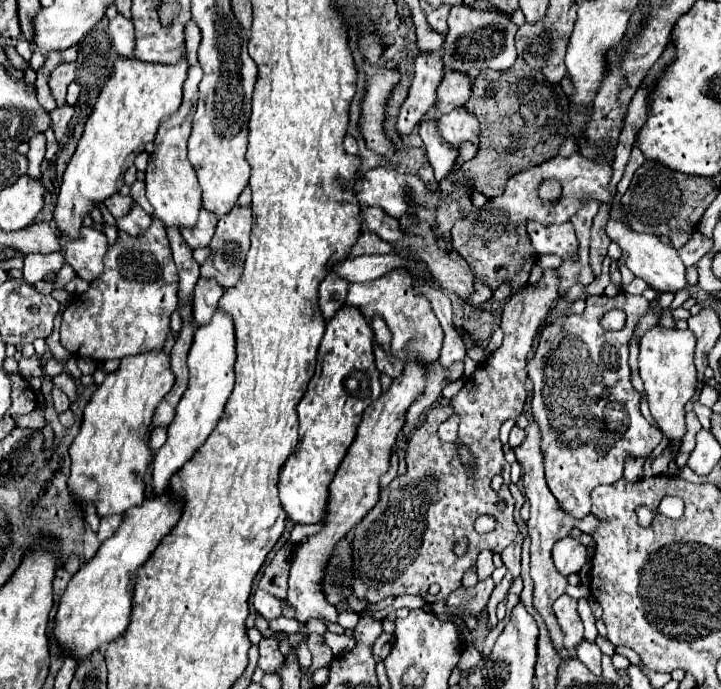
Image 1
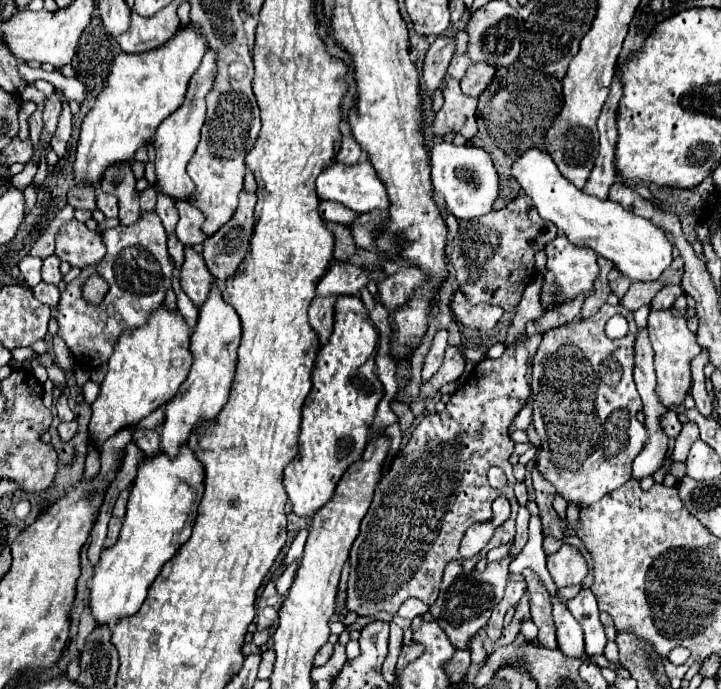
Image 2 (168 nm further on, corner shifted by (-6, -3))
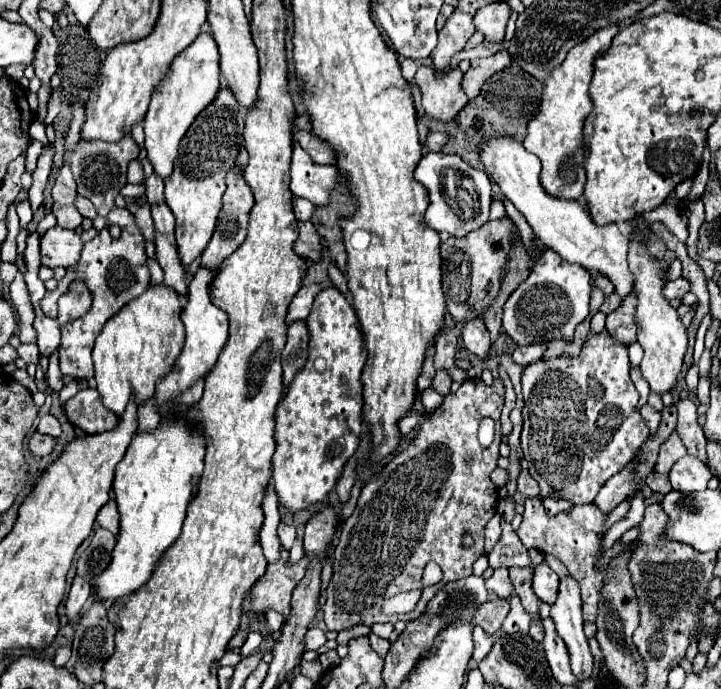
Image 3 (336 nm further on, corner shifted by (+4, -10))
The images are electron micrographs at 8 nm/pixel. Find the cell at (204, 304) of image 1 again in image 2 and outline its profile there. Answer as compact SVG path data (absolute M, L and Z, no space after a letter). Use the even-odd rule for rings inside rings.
M186 246L184 254L186 254L186 260L180 274L180 284L182 284L182 290L188 294L188 298L194 302L194 306L200 308L210 294L214 278L206 268L204 258L198 252L194 252L194 248Z

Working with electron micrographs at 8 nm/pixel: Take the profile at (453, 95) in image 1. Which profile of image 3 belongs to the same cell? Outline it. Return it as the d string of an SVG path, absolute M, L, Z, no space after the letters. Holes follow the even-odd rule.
M502 49L500 53L488 57L488 59L474 59L470 63L470 69L464 73L464 79L462 79L462 91L468 95L468 99L474 99L474 95L478 95L482 83L502 71L504 67L510 65L510 55L506 49Z

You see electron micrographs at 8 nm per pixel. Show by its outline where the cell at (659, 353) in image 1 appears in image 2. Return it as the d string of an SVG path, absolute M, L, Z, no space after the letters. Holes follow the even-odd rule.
M658 310L650 312L648 316L648 332L650 342L654 348L654 368L656 368L656 394L666 410L672 406L682 406L686 394L692 388L692 376L690 376L690 362L696 358L702 348L696 342L696 336L688 330L686 318L674 318L670 310Z

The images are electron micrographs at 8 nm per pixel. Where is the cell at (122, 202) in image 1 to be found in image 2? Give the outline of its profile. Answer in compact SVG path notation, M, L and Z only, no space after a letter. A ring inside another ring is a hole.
M98 192L96 206L98 206L98 210L104 212L106 218L118 218L118 200L116 200L116 196L106 194L106 192Z

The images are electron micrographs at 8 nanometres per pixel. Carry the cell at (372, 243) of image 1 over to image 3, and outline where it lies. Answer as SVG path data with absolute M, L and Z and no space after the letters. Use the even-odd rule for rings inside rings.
M298 221L298 239L294 243L294 253L300 255L302 259L318 261L324 247L320 243L320 235L316 233L314 225L310 221Z

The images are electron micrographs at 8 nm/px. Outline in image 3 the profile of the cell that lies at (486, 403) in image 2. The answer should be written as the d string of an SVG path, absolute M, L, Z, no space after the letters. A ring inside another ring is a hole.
M466 379L466 381L460 385L460 389L458 389L456 393L448 393L448 395L444 397L444 403L420 425L420 429L418 429L414 441L408 445L408 449L404 449L400 455L396 455L378 475L374 475L374 477L362 487L362 493L360 493L358 503L356 503L356 509L354 509L354 513L346 519L346 523L342 525L340 539L338 539L338 545L336 545L336 549L334 549L334 575L332 575L330 585L328 585L328 589L326 589L328 599L326 599L324 609L322 609L322 611L324 611L324 623L326 623L328 631L344 631L344 629L348 629L348 627L362 625L362 623L364 623L364 625L388 623L388 621L396 623L396 621L400 621L400 619L402 619L402 621L414 621L414 619L426 609L426 603L436 595L436 585L424 589L424 591L422 591L422 597L420 597L420 601L418 601L418 605L416 605L416 609L410 611L410 613L406 613L406 615L390 615L390 617L386 617L386 615L380 613L380 607L382 607L382 603L384 603L386 599L390 599L390 597L394 597L394 595L398 595L398 593L402 593L402 591L420 589L420 585L422 585L422 583L420 583L422 571L424 571L424 567L426 567L428 561L434 561L436 565L440 565L442 571L446 571L446 577L444 577L442 583L458 581L458 579L464 579L464 577L468 577L468 575L472 573L472 563L474 563L480 555L484 555L484 525L486 525L486 523L490 521L490 517L494 515L494 511L496 511L496 501L498 501L496 485L490 481L490 473L496 469L496 461L498 461L498 457L500 457L500 455L498 455L498 445L500 445L500 437L502 437L502 433L500 433L500 411L502 411L502 405L504 405L504 385L502 385L502 379L494 379L494 385L492 385L492 387L484 385L482 379ZM484 417L492 417L494 423L496 423L496 437L494 437L494 441L492 441L492 445L490 445L488 449L482 449L482 447L478 445L478 425L480 425L480 421L482 421ZM466 457L472 457L472 461L466 463L466 461L464 461ZM466 533L474 537L474 543L472 543L470 547L464 547L464 545L462 545L462 535L466 535Z

